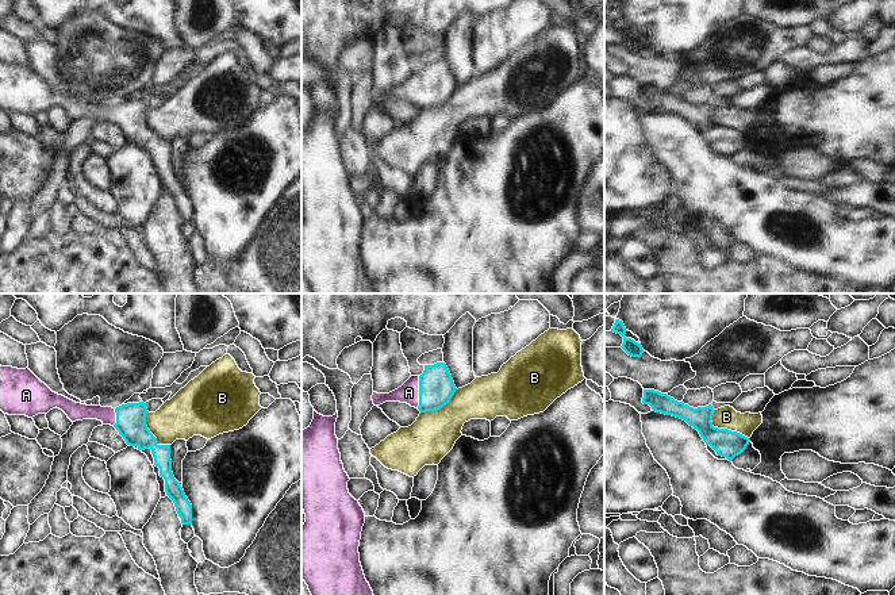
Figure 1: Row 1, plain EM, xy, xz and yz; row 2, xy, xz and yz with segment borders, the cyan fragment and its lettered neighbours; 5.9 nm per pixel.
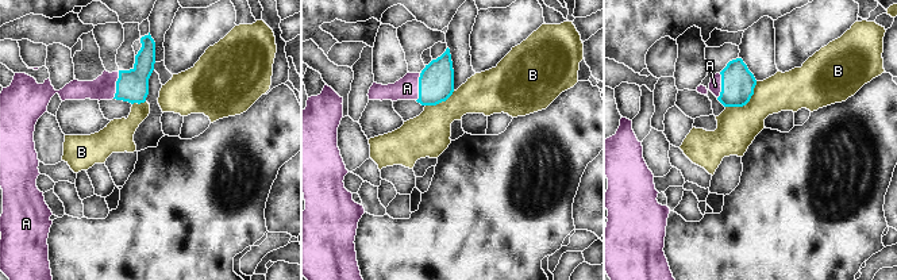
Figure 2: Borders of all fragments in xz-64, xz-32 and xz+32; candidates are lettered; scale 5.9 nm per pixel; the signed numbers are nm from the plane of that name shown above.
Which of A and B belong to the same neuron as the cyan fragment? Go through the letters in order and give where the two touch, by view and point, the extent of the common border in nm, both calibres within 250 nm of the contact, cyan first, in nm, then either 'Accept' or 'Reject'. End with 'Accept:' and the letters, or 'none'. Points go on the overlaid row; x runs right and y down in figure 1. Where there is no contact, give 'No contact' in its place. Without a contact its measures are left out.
A: Touches cyan at xz (419, 392). Shared border 190 nm. Thickness 200 nm (cyan) against 120 nm. Accept
B: Touches cyan at yz (723, 429). Shared border 260 nm. Thickness 160 nm (cyan) against 130 nm. Reject
Accept: A

